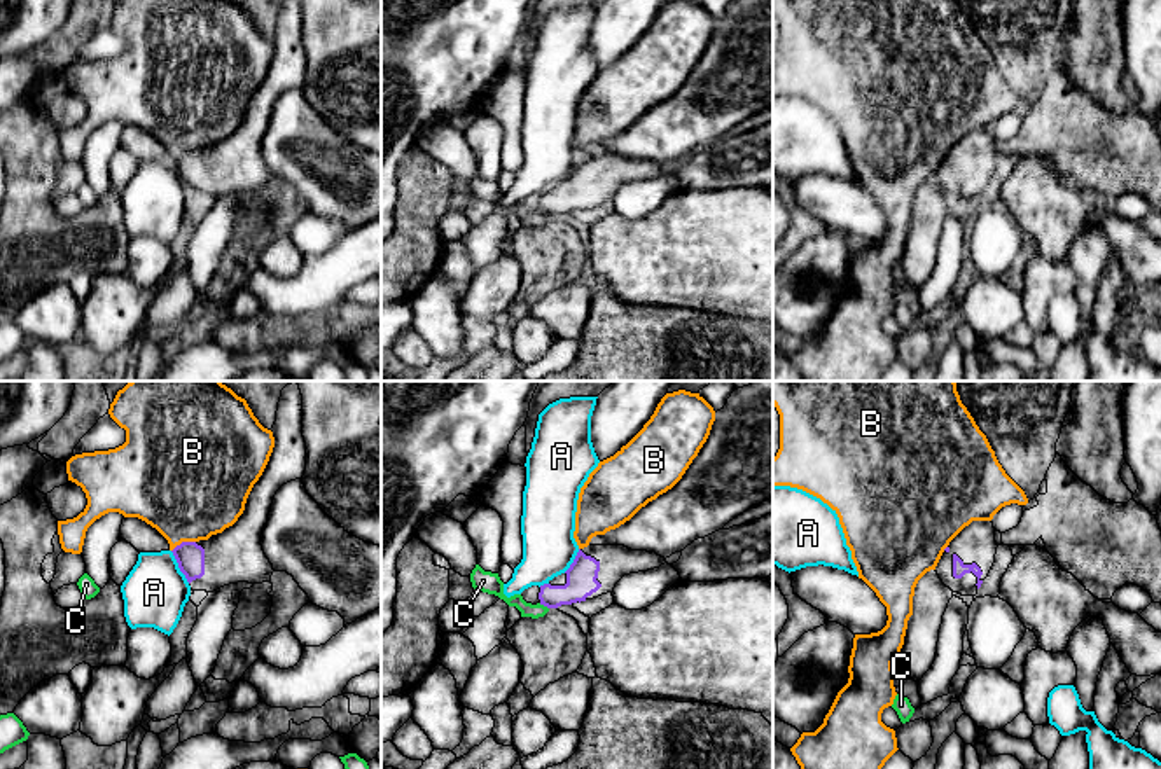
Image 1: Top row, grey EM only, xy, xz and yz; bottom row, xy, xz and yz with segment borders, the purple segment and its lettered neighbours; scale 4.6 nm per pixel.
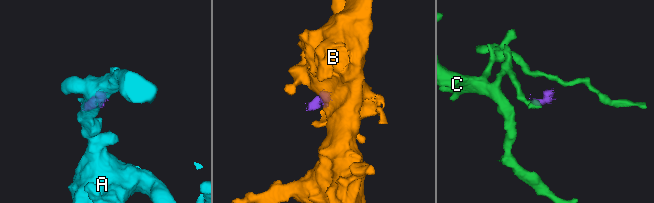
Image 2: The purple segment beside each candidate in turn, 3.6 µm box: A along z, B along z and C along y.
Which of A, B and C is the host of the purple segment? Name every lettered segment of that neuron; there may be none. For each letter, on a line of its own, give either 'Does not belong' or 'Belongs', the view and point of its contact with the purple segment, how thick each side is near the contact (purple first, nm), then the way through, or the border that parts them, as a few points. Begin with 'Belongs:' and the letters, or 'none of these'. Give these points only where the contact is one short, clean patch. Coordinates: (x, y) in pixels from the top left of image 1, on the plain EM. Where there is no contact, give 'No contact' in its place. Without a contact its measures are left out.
Belongs: none of these
A: Does not belong. Touches purple at xy (179, 175). Thickness 130 nm (purple) against 300 nm. Boundary: xy (170, 159), (189, 191)
B: Does not belong. Touches purple at xy (182, 151). Thickness 130 nm (purple) against 480 nm. Boundary: xy (194, 149), (184, 149), (172, 159)
C: Does not belong. Touches purple at xz (544, 214). Thickness 140 nm (purple) against 80 nm. Boundary: xz (539, 212), (548, 217)

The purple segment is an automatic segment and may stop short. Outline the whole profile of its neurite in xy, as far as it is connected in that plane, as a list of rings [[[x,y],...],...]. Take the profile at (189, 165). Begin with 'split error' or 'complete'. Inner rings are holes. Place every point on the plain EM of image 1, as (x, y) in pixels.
split error; [[[282,0],[271,40],[273,61],[238,129],[208,149],[182,150],[171,159],[192,199],[213,201],[229,192],[271,189],[275,178],[262,159],[261,143],[276,100],[302,87],[306,79],[301,0]]]

